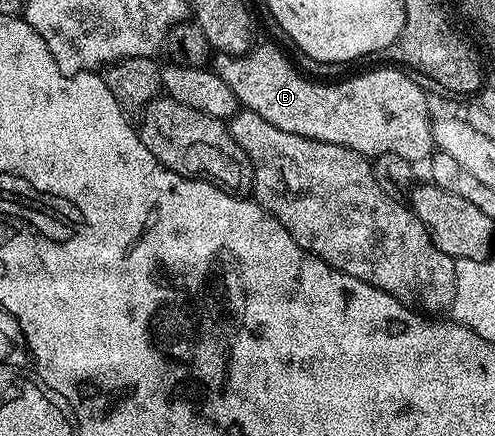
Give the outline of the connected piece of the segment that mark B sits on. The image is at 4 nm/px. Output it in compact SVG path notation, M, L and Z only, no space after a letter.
M262 43L255 44L250 52L241 57L215 52L212 68L220 75L220 79L224 79L224 83L228 83L228 87L232 87L242 109L250 109L260 115L260 119L268 119L268 123L272 123L272 127L280 127L280 131L292 131L292 135L320 143L336 143L367 159L385 153L395 153L400 155L400 159L408 159L412 163L425 162L429 158L434 149L434 136L430 130L432 116L426 111L425 91L417 85L419 82L409 72L398 67L374 69L363 77L351 76L349 79L327 83L322 79L311 79L299 70L283 50L282 53L276 46Z

